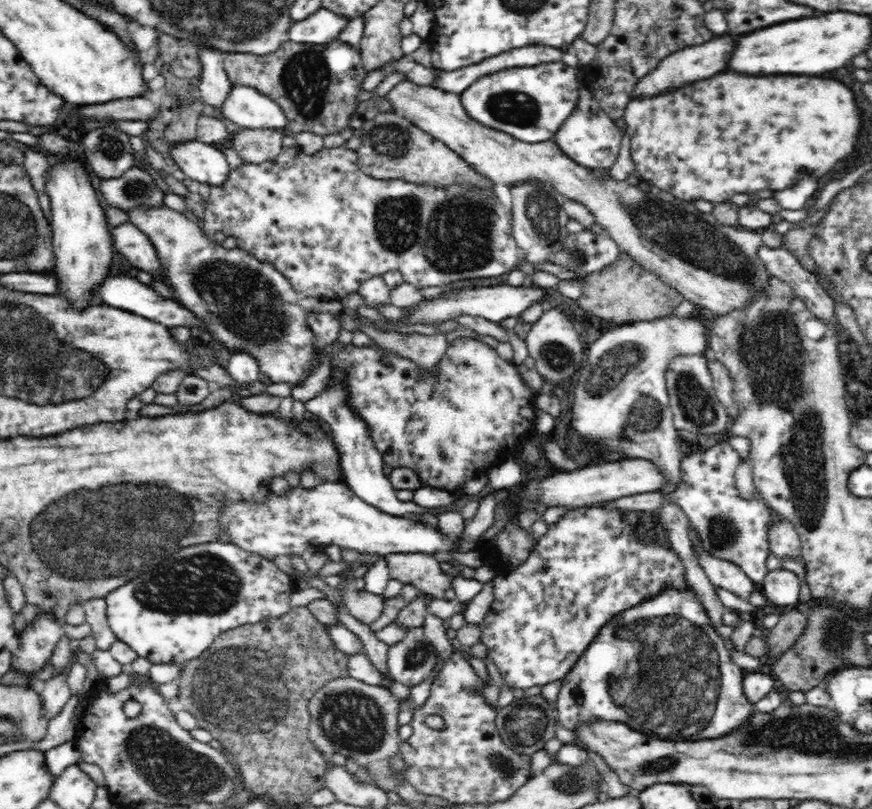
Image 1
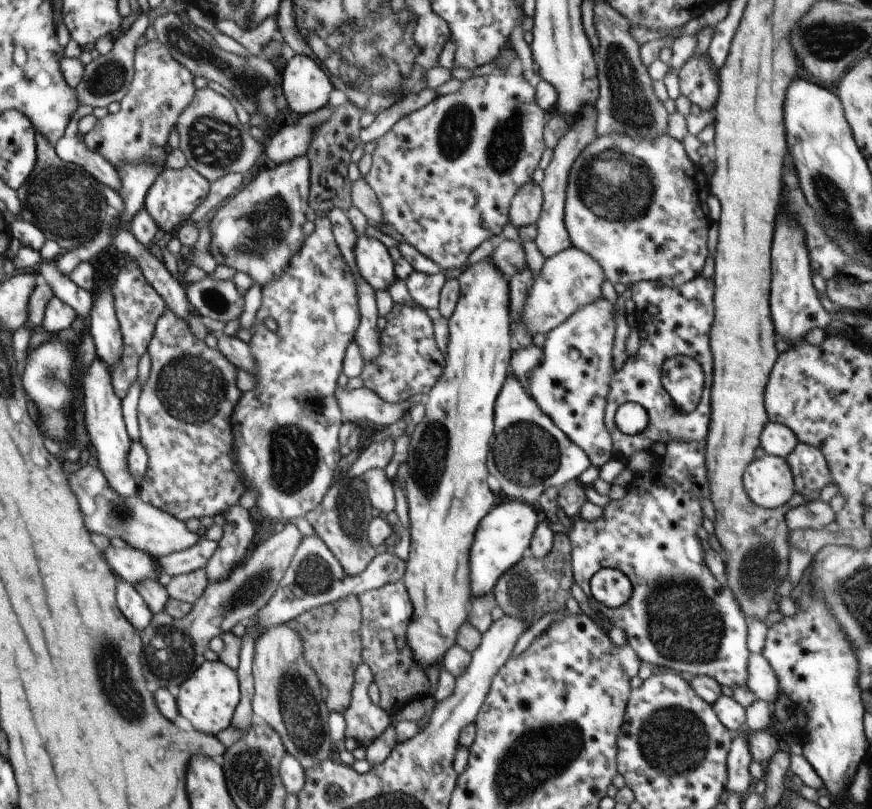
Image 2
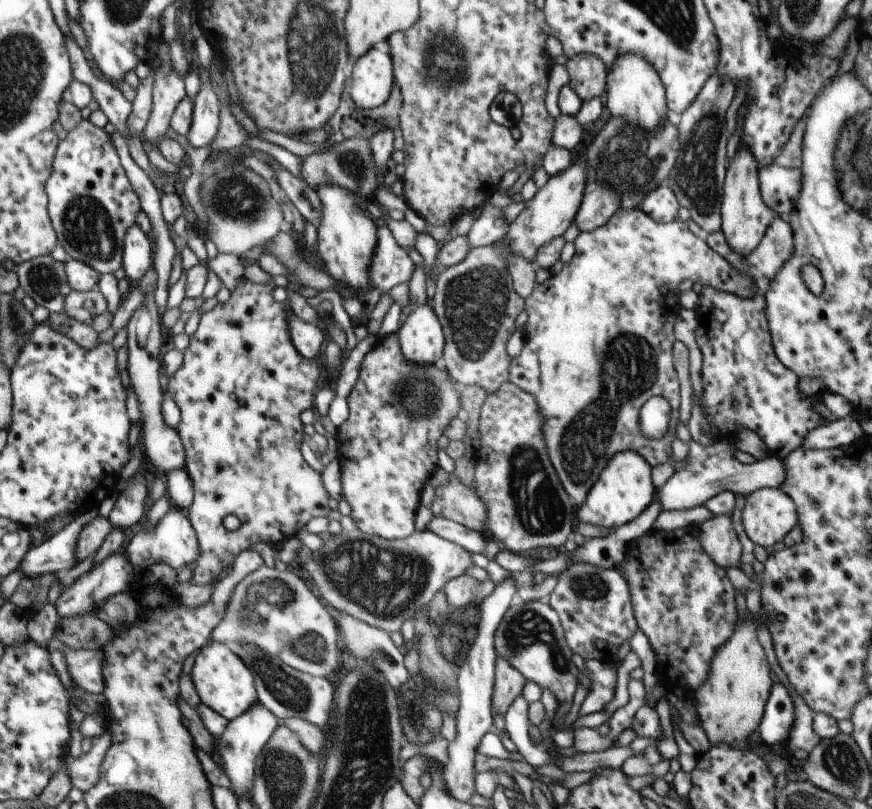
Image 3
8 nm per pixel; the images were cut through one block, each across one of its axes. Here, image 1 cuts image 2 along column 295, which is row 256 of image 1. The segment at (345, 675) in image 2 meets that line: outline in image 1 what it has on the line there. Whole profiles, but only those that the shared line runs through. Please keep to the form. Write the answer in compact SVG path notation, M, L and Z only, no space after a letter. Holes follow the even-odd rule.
M620 251L618 258L612 265L604 267L602 272L592 272L582 279L582 296L577 299L577 304L582 308L591 322L596 322L602 330L602 324L614 322L614 326L633 323L640 320L654 320L670 316L674 309L685 299L678 291L670 286L664 285L654 274L644 270L633 258L626 252Z

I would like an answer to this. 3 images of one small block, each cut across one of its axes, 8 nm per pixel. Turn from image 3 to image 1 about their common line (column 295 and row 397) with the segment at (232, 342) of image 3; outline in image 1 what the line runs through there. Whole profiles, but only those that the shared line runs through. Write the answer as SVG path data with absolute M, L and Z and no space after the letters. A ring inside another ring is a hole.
M165 205L148 209L146 207L139 207L136 209L131 209L126 211L129 215L129 223L138 227L146 236L150 237L156 253L158 253L158 258L160 260L161 267L165 276L170 279L172 289L178 294L178 300L180 303L186 307L190 312L195 314L195 317L207 328L209 332L206 341L213 344L215 347L226 348L228 352L231 353L230 359L228 360L228 368L226 368L227 373L234 379L234 382L241 384L241 386L248 386L256 380L262 381L264 384L274 384L274 382L288 382L292 386L298 386L308 376L314 368L320 366L320 362L324 358L330 358L331 368L336 370L343 370L345 372L345 377L343 378L343 384L345 384L345 389L347 390L347 403L350 405L350 408L360 416L360 419L366 423L368 429L370 429L370 436L375 444L375 447L378 449L378 452L382 455L386 465L394 468L410 468L418 475L418 480L422 487L434 487L437 489L446 489L453 493L458 493L461 491L464 482L472 478L476 478L483 474L489 467L500 463L501 461L508 460L512 457L518 446L521 446L528 439L533 436L532 431L535 427L536 419L536 397L526 386L526 382L522 381L522 376L518 373L516 365L506 358L500 357L496 353L495 349L490 347L488 344L482 343L480 340L458 337L454 339L453 342L450 342L447 346L444 356L439 360L438 364L435 364L429 371L424 371L422 365L417 364L409 358L404 358L400 355L388 355L388 353L382 352L378 346L356 346L352 343L348 345L340 345L338 343L332 343L327 347L324 347L322 350L315 348L314 346L314 335L312 334L312 329L307 323L306 314L304 309L300 307L298 301L300 295L294 291L294 288L291 286L291 283L278 271L274 268L274 265L270 262L262 262L258 260L252 253L246 252L240 247L234 249L224 249L222 242L225 240L226 236L223 232L217 230L215 234L205 234L201 226L197 222L192 222L186 218L182 213L176 212L176 210L171 210ZM222 344L222 346L220 346ZM238 350L238 352L236 352ZM319 351L319 355L314 357L314 352Z

